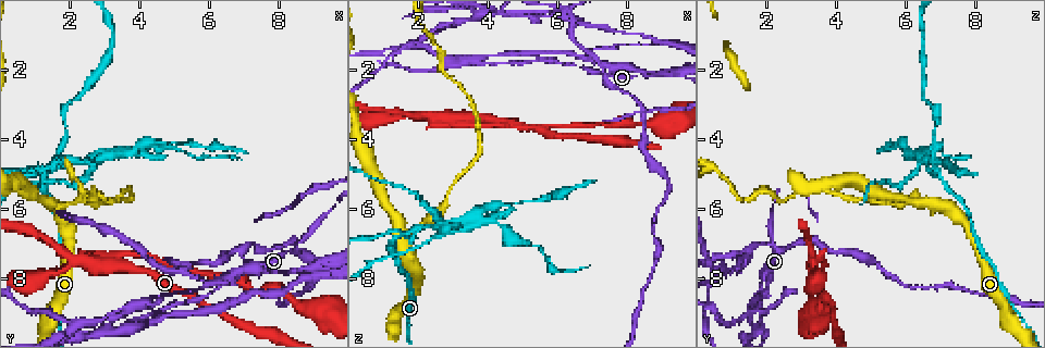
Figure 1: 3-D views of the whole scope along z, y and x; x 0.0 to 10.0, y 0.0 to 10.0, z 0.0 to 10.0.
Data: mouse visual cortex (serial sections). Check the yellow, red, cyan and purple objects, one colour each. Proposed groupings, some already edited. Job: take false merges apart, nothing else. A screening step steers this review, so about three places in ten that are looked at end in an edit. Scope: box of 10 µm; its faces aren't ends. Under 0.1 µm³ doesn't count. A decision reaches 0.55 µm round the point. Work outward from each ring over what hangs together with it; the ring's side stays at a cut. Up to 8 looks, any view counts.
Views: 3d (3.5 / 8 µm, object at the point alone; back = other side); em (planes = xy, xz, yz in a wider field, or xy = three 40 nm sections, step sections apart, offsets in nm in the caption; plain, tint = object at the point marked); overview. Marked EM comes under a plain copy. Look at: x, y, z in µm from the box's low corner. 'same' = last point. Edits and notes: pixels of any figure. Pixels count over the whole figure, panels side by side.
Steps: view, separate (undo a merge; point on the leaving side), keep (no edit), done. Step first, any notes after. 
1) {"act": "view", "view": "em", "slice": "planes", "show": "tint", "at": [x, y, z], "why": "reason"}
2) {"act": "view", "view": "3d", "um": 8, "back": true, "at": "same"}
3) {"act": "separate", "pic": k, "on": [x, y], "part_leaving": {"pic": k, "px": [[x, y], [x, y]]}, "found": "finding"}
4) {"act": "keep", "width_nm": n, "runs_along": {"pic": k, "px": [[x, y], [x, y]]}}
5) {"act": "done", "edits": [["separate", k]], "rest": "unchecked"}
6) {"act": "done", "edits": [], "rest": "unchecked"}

{"act": "view", "view": "3d", "um": 3.5, "at": [4.00, 9.15, 1.85], "why": "sharp bend"}

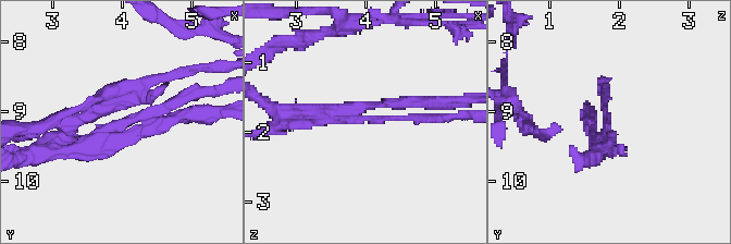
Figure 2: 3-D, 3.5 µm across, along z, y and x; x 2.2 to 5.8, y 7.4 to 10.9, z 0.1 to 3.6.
{"act": "view", "view": "em", "slice": "xy", "step": 5, "show": "tint", "at": [4.00, 9.20, 1.85], "arms": 3, "arm_widths_nm": [150, 150, 200], "why": "shape alone is not enough"}

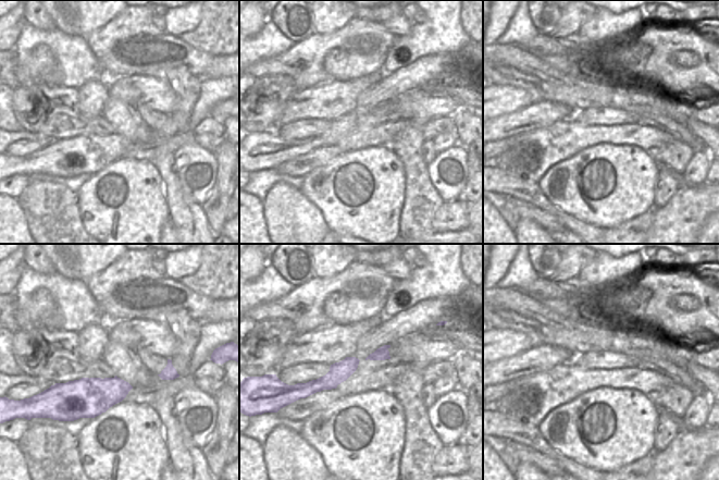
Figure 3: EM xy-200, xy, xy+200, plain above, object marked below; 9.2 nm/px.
{"act": "separate", "pic": 2, "on": [150, 131], "part_leaving": {"pic": 2, "px": [[112, 134], [212, 114]]}, "found": "a second cell is stuck on"}

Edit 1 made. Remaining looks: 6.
{"act": "view", "view": "overview"}

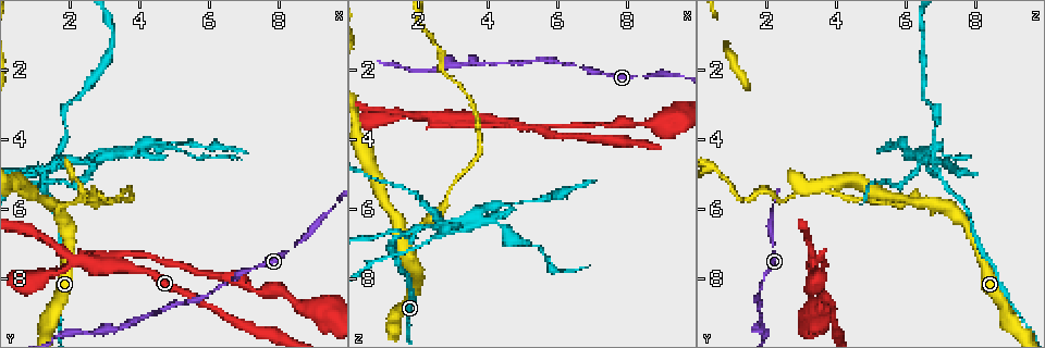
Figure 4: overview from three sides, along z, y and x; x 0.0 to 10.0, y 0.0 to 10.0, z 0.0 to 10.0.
{"act": "view", "view": "3d", "um": 3.5, "at": [3.55, 7.65, 3.35], "why": "abrupt turn"}

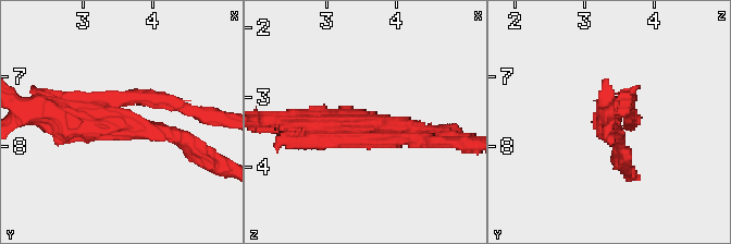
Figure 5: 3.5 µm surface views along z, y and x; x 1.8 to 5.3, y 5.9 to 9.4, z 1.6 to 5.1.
{"act": "view", "view": "em", "slice": "planes", "show": "tint", "at": [3.55, 7.60, 3.40]}

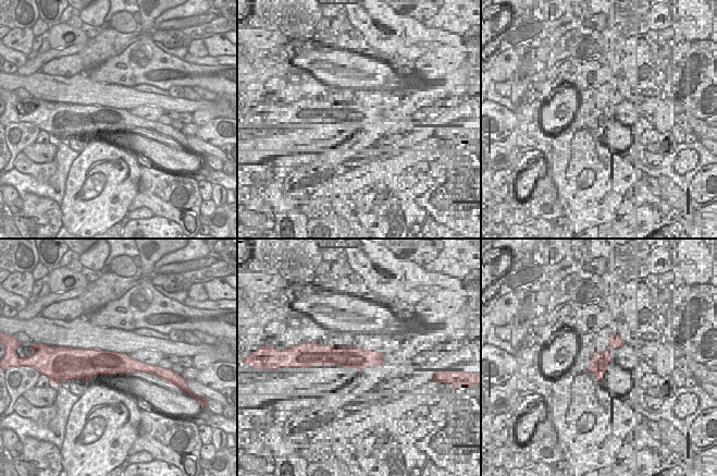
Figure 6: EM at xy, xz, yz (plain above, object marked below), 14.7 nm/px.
{"act": "separate", "pic": 5, "on": [393, 141], "part_leaving": {"pic": 5, "px": [[357, 137], [360, 141], [460, 143]]}, "found": "two cells meet here"}

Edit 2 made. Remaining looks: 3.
{"act": "view", "view": "overview", "why": "see it whole again"}

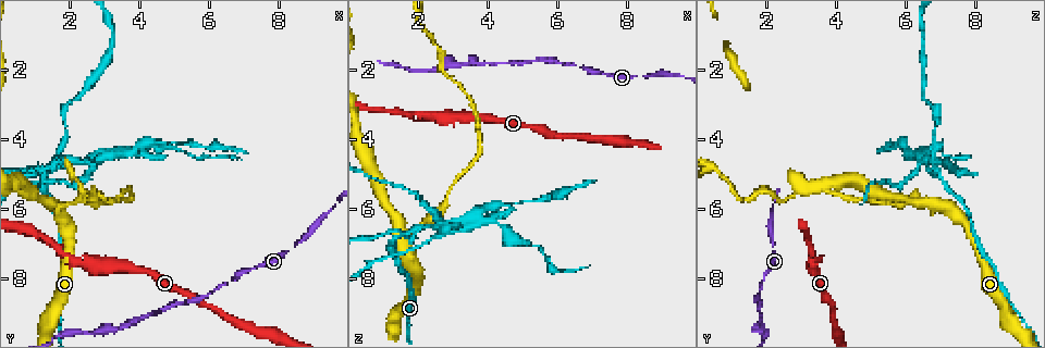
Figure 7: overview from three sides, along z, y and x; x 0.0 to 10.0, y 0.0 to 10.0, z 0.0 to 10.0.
{"act": "view", "view": "3d", "um": 3.5, "at": [1.60, 4.75, 6.80], "why": "four-way junction"}

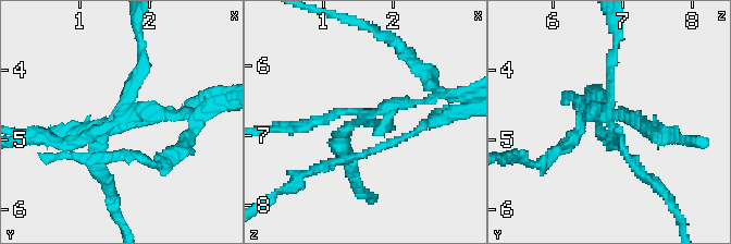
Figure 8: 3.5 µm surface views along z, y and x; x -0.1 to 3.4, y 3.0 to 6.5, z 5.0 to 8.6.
{"act": "view", "view": "em", "slice": "xy", "step": 1, "show": "tint", "at": [1.60, 4.70, 6.75], "arms": 4, "arm_widths_nm": [100, 150, 150, 150], "why": "shape alone is not enough"}

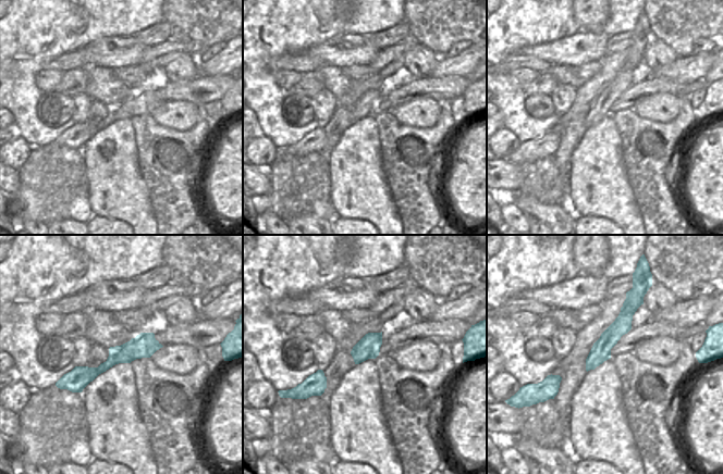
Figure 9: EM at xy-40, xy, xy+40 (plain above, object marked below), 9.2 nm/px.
{"act": "separate", "pic": 8, "on": [159, 118], "part_leaving": {"pic": 8, "px": [[122, 117], [182, 117], [222, 104]]}, "found": "two cells meet here"}

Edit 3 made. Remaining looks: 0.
{"act": "done", "edits": [["separate", 2], ["separate", 5], ["separate", 8]], "rest": "unchecked"}

